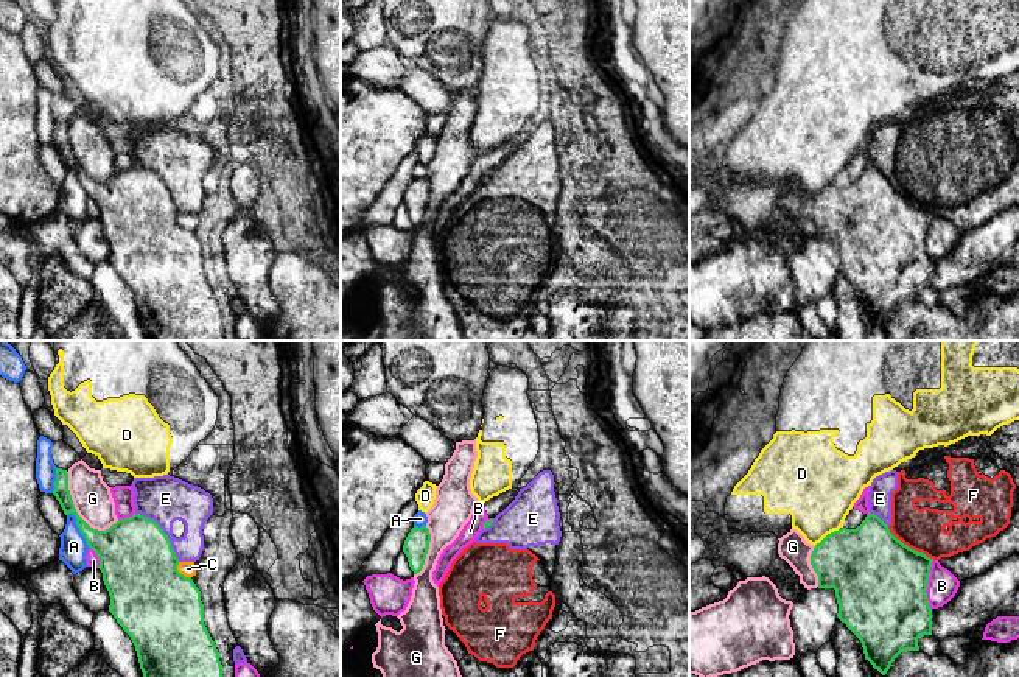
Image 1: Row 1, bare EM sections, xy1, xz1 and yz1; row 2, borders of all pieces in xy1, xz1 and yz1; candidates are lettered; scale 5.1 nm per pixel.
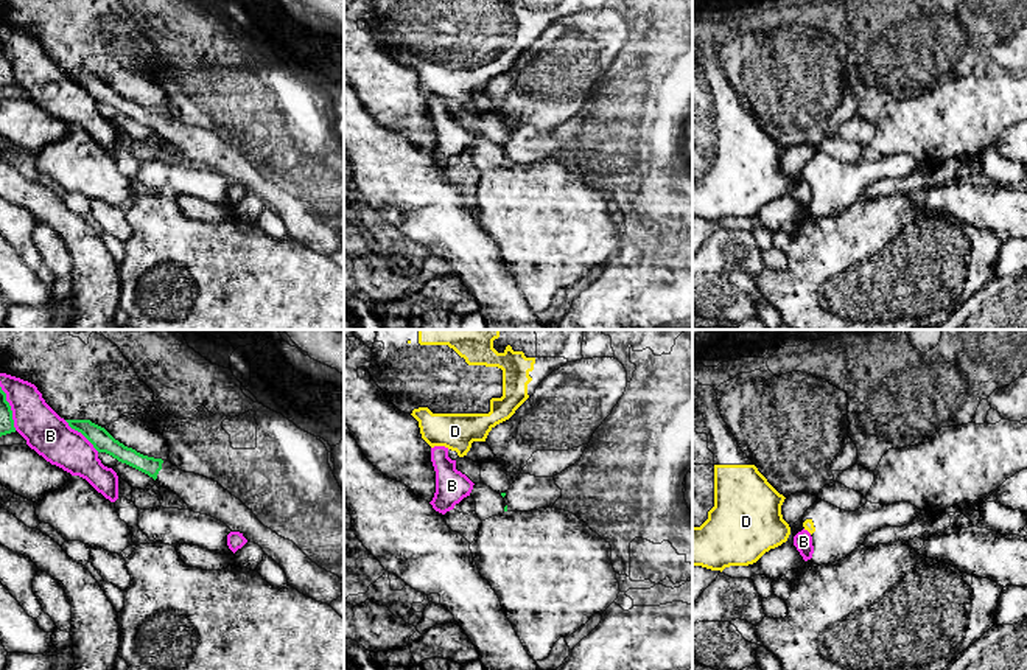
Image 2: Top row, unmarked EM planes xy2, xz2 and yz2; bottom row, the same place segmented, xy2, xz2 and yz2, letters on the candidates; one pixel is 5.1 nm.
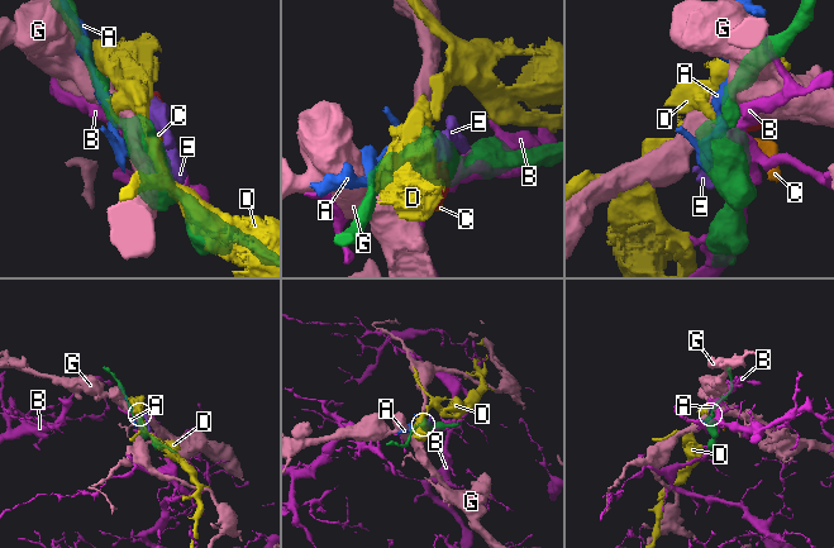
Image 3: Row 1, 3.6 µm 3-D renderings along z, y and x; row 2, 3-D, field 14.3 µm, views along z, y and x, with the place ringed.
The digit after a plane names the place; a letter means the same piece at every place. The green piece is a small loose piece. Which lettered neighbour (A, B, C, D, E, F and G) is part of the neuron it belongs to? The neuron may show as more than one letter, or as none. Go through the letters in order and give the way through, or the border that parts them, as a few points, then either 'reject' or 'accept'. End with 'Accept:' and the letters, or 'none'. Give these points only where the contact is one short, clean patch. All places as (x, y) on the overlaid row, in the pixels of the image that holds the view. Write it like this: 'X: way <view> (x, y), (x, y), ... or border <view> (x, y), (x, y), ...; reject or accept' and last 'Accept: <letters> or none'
A: reject
B: reject
C: reject
D: reject
E: border xy1 (137, 512), (151, 519), (162, 529), (179, 561); reject
F: border yz1 (887, 526), (904, 543), (934, 559); reject
G: reject
Accept: none

